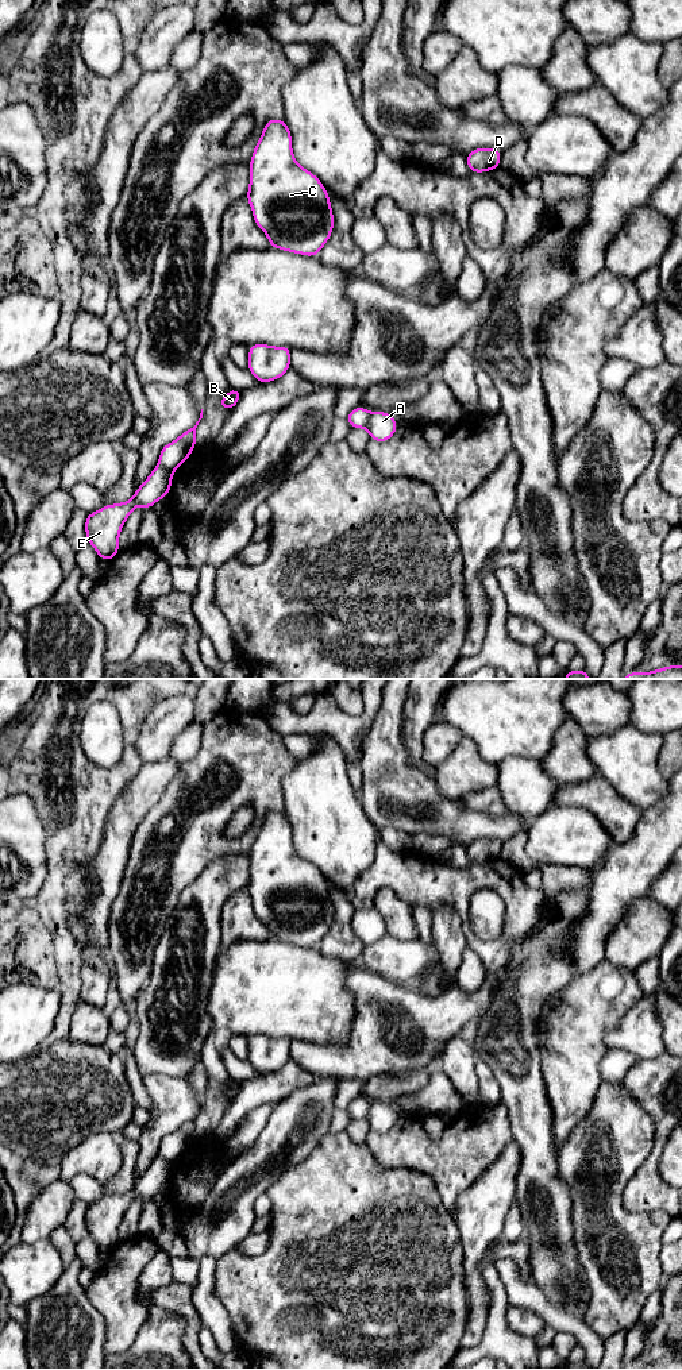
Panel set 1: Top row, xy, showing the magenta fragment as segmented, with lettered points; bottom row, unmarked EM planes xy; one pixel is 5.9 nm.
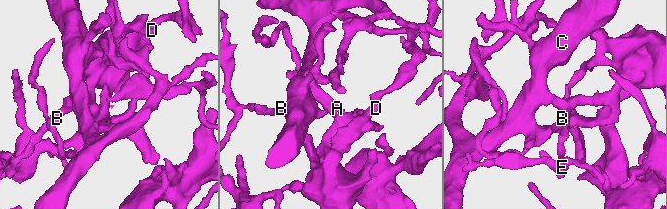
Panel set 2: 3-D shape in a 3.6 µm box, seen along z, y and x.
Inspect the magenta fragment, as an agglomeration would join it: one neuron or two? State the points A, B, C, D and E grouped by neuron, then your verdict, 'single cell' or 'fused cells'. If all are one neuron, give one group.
A B C / D E; fused cells

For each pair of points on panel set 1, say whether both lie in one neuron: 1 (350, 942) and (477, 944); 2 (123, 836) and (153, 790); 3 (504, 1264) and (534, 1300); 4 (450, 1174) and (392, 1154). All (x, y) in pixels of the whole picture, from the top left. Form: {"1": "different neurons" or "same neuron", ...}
{"1": "different neurons", "2": "same neuron", "3": "same neuron", "4": "same neuron"}

